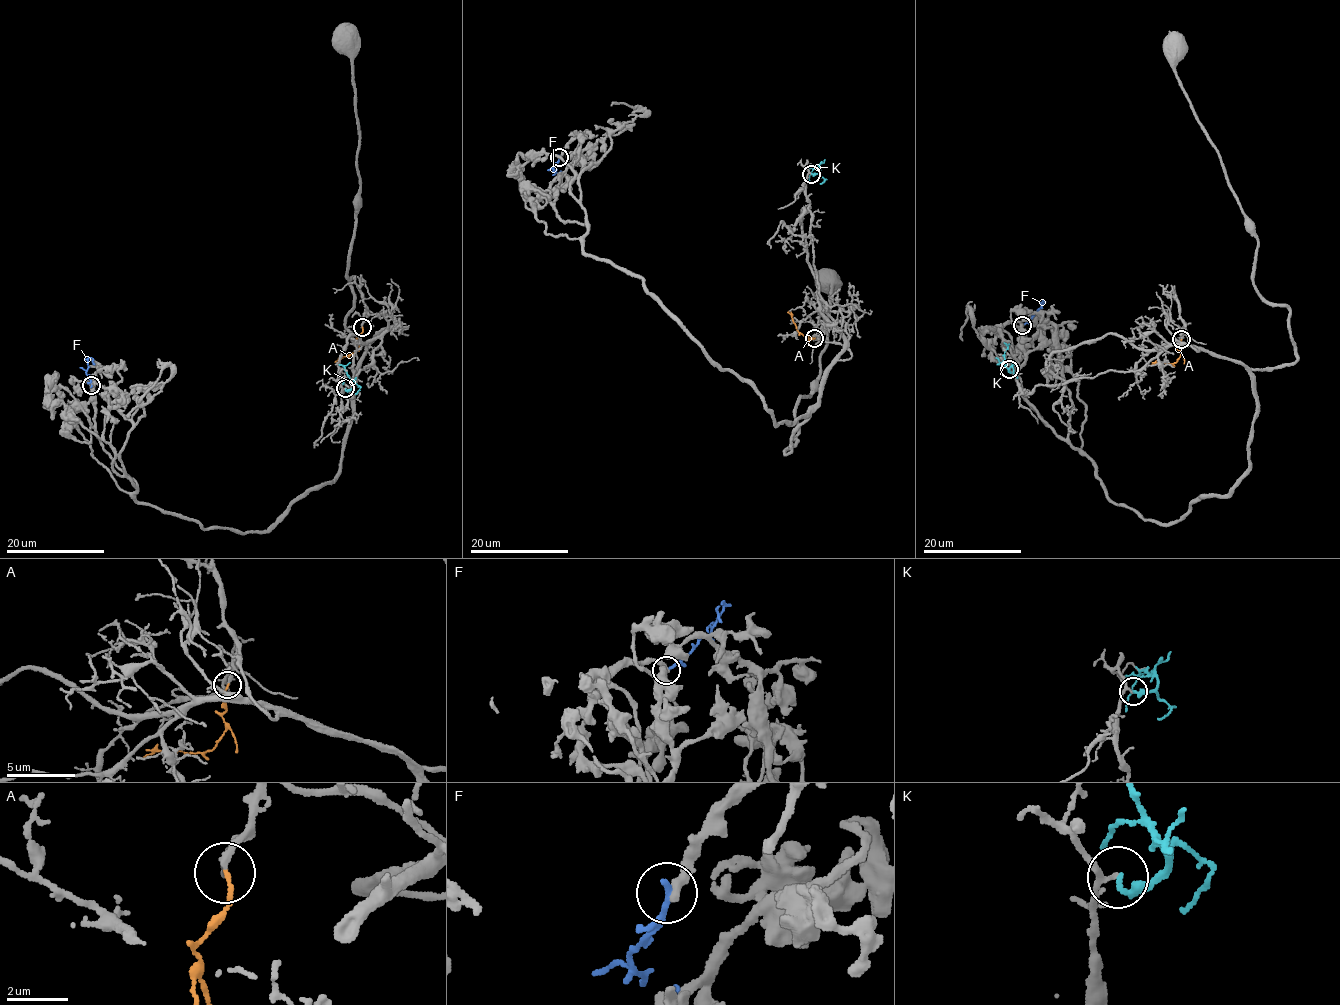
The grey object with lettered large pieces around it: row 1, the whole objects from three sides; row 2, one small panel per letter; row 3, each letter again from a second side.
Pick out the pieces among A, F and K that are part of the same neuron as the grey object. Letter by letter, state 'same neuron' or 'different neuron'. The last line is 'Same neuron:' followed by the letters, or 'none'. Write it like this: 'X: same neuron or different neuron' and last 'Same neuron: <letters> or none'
A: same neuron
F: different neuron
K: different neuron
Same neuron: A

